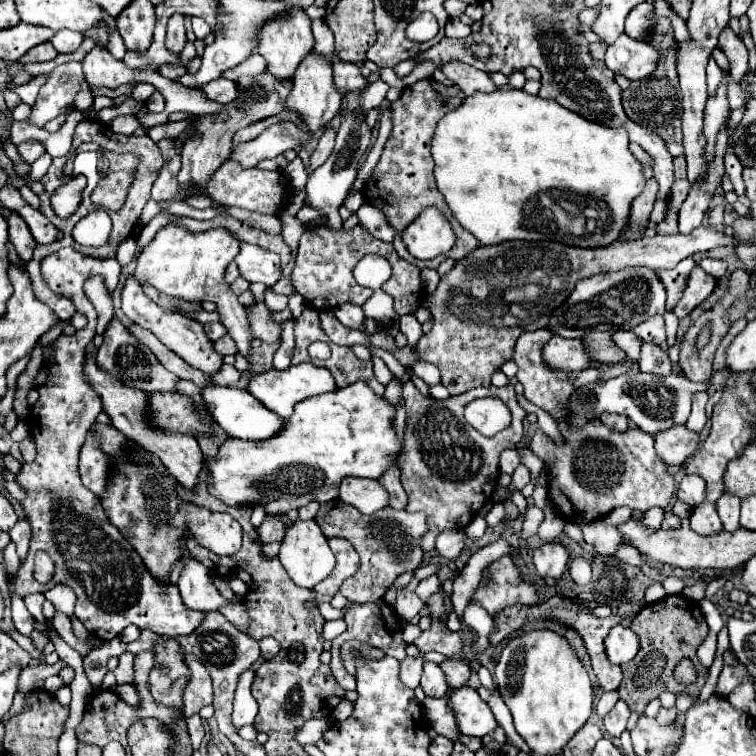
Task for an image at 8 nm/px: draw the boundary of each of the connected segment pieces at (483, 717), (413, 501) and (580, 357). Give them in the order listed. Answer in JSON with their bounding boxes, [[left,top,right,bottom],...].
[[450,687,498,737],[400,381,526,549],[544,335,594,371]]

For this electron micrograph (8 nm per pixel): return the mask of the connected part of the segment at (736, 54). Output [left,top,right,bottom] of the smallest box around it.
[720,27,748,83]

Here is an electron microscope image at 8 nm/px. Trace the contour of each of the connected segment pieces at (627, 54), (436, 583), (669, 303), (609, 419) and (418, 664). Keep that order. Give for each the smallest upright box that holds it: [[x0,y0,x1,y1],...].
[[604,35,660,81],[416,575,442,597],[658,257,694,311],[600,413,628,431],[400,655,424,689]]

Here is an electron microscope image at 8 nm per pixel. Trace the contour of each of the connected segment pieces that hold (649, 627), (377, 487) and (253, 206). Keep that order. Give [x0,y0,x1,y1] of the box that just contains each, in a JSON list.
[[618,595,708,715],[340,479,388,513],[208,159,290,215]]

